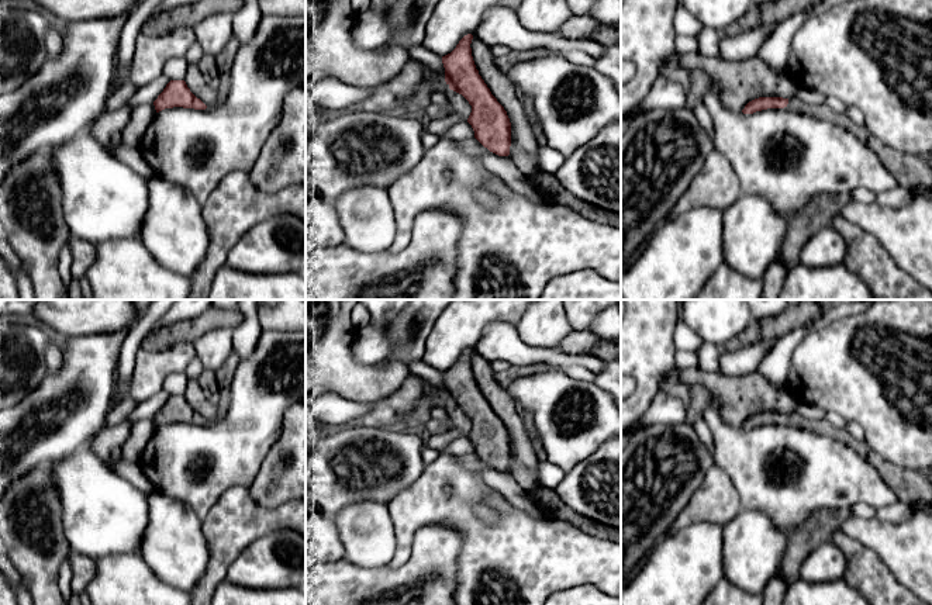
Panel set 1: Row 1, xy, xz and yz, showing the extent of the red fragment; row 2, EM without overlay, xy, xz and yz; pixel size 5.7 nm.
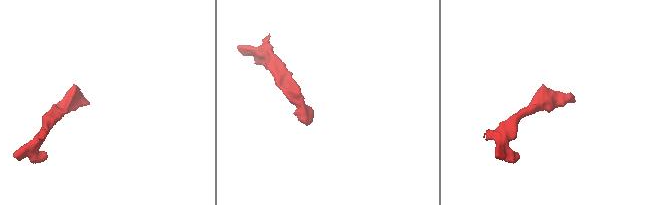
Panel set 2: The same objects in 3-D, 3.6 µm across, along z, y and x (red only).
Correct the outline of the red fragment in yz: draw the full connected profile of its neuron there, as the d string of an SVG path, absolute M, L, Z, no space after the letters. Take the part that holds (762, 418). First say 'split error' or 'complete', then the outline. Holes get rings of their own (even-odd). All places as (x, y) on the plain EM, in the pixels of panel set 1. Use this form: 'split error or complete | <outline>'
split error | M759 412L749 416L742 425L743 429L753 429L756 426L767 424L783 424L797 428L807 426L807 421L798 414L783 414L783 412Z

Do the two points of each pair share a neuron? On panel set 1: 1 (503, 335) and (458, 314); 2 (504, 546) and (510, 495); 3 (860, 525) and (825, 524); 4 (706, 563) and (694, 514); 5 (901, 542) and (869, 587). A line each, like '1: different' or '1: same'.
1: different
2: different
3: different
4: different
5: different

